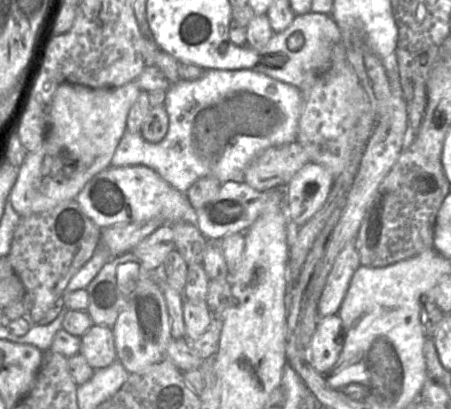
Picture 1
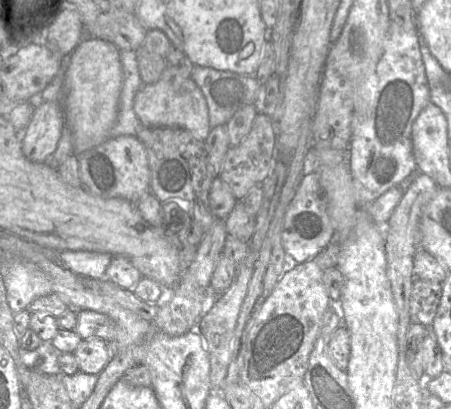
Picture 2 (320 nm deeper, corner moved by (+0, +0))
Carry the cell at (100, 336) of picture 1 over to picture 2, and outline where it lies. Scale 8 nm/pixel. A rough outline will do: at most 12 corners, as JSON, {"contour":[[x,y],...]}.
{"contour":[[100,338],[74,351],[79,371],[98,375],[112,356]]}

